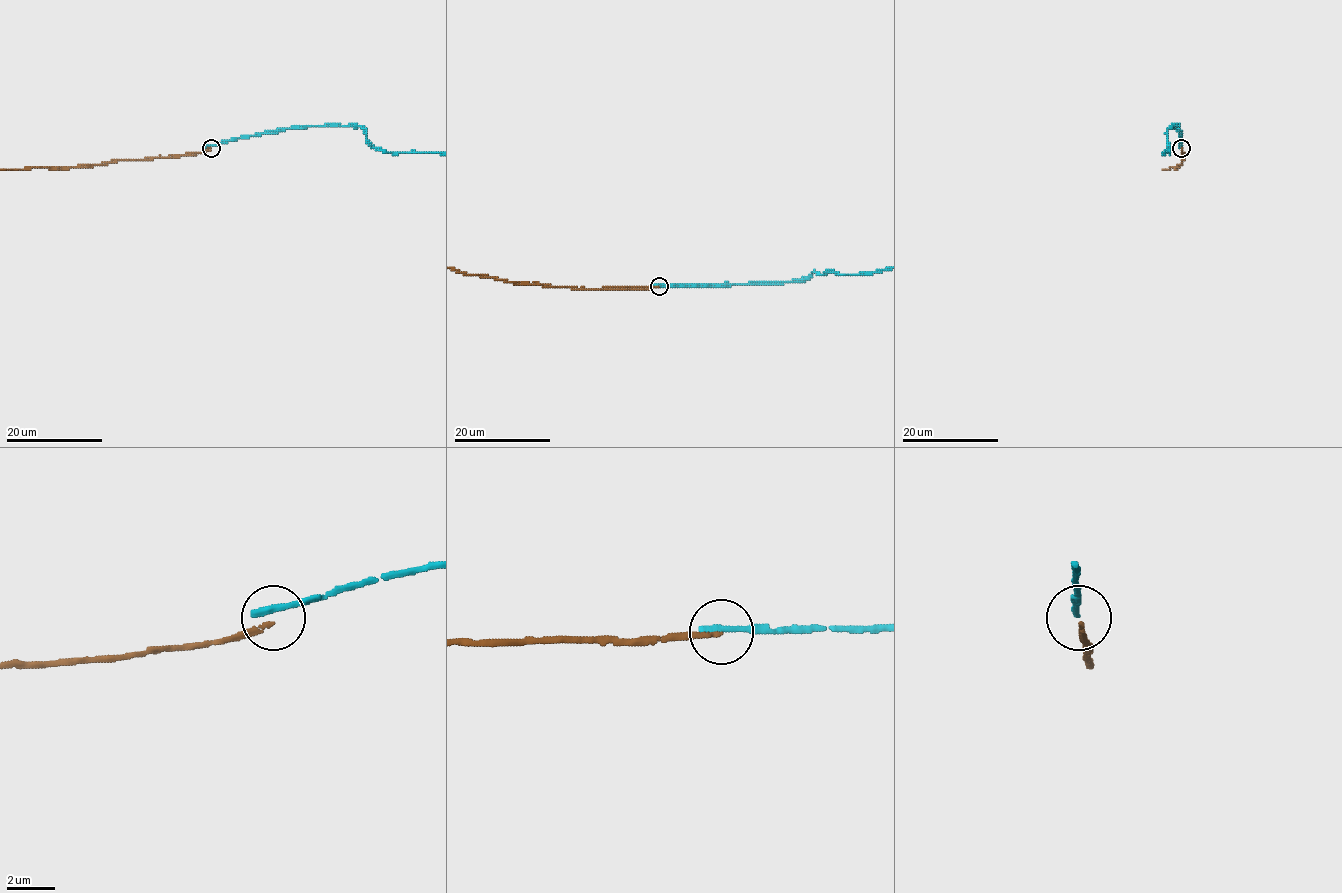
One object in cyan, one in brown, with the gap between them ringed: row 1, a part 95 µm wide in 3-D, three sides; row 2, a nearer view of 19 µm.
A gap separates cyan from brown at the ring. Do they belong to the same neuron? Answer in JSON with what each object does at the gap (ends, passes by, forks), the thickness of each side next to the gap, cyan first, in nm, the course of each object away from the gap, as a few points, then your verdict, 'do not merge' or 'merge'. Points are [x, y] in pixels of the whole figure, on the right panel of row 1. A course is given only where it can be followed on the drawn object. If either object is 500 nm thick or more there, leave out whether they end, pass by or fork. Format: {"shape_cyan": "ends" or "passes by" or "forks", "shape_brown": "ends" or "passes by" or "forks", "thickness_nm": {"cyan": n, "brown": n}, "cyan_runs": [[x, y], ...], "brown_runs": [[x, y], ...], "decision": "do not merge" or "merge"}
{"shape_cyan": "ends", "shape_brown": "ends", "thickness_nm": {"cyan": 360, "brown": 160}, "decision": "do not merge"}

